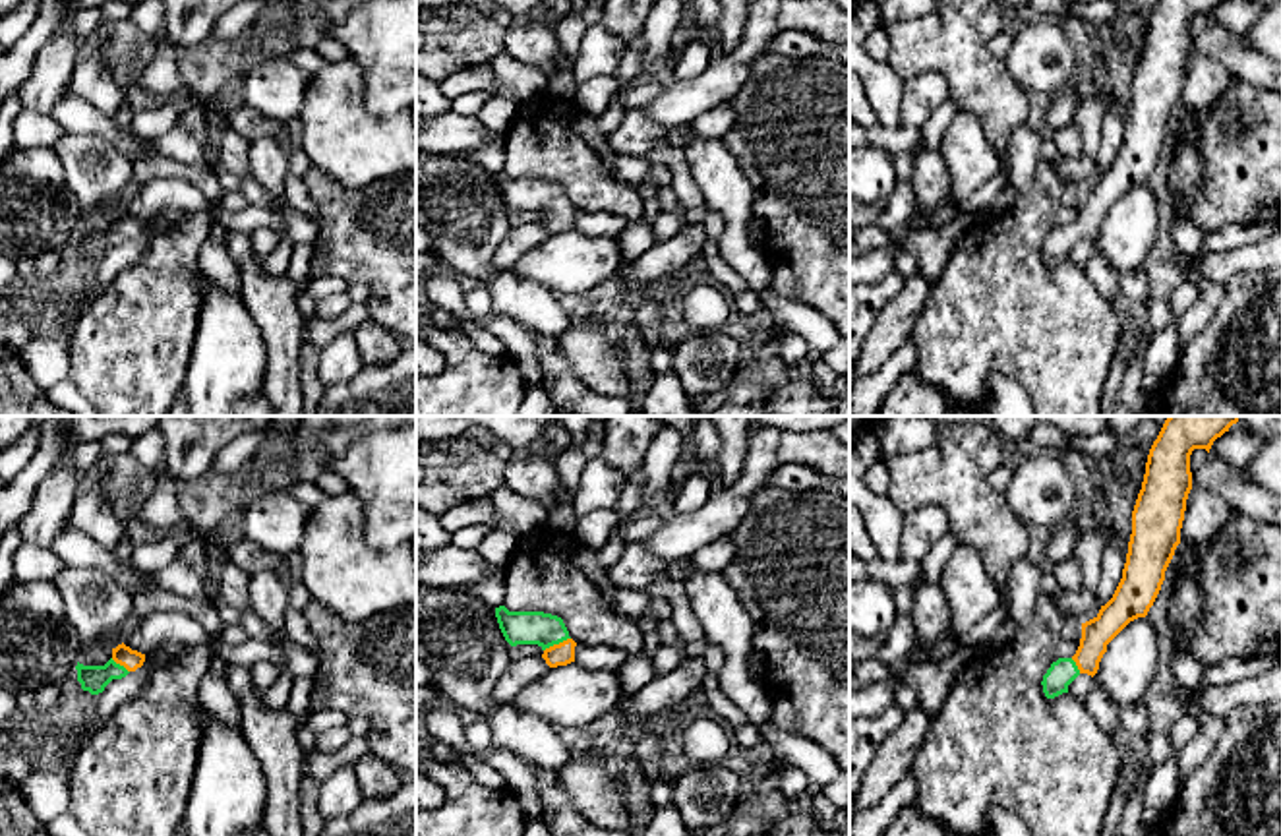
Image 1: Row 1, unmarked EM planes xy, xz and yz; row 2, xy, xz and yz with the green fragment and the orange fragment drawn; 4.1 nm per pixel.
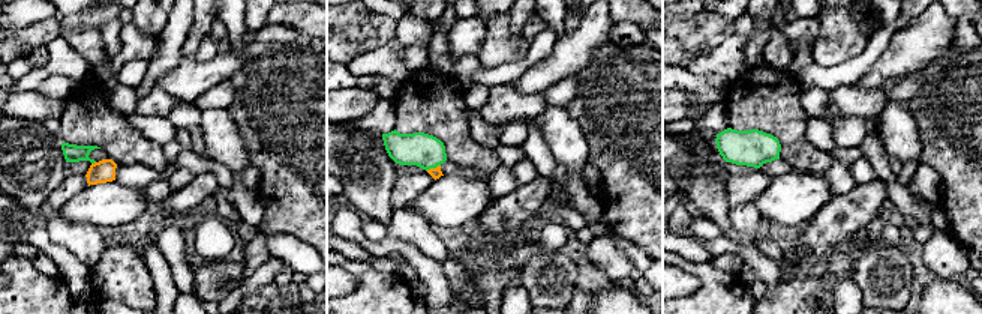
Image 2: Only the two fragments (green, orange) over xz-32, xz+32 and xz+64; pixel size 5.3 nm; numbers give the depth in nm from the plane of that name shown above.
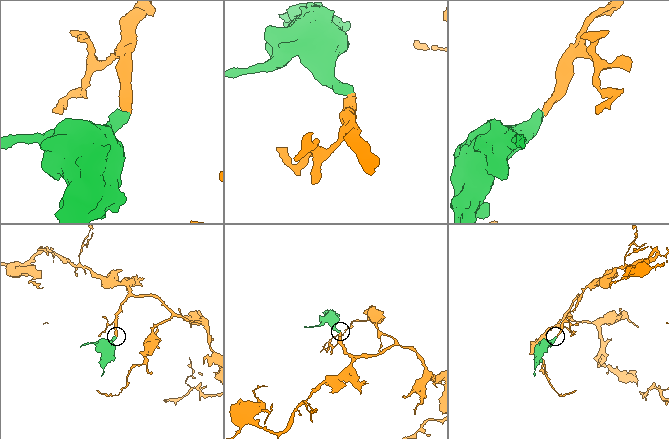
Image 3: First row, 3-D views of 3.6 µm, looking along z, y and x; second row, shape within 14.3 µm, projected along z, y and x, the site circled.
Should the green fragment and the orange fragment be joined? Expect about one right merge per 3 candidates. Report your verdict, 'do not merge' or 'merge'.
merge

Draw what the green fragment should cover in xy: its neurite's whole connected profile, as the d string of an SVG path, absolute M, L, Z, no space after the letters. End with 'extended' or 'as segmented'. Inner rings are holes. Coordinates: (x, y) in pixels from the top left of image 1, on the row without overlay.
M124 209L112 215L112 224L104 232L83 232L77 228L77 248L83 257L99 261L112 246L122 246L145 228L145 221L132 217Z; extended

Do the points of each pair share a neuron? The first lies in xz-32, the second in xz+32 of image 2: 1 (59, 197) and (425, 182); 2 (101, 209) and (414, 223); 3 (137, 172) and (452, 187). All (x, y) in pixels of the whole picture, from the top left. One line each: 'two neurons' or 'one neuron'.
1: one neuron
2: two neurons
3: two neurons

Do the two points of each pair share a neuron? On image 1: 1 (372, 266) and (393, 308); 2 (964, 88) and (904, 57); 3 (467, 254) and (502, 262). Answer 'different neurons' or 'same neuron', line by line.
1: same neuron
2: same neuron
3: different neurons

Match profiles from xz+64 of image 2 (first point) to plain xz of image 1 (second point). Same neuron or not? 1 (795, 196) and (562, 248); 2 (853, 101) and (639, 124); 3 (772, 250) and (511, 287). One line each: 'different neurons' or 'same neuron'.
1: same neuron
2: same neuron
3: same neuron

